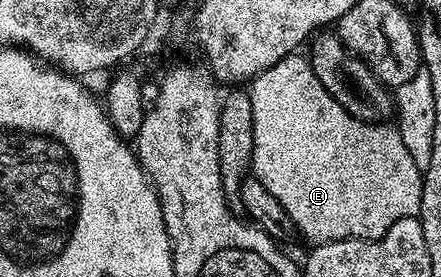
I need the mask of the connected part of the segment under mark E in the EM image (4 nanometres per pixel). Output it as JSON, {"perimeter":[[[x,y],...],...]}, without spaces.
{"perimeter":[[[300,52],[288,54],[282,60],[278,60],[278,64],[266,68],[266,72],[257,74],[255,78],[251,79],[250,93],[254,108],[254,152],[252,153],[251,173],[265,186],[266,191],[274,196],[279,204],[282,204],[282,208],[286,215],[290,216],[295,229],[300,234],[304,233],[309,238],[309,243],[333,242],[343,238],[381,238],[390,227],[398,224],[398,220],[415,218],[419,215],[422,204],[422,188],[424,187],[423,173],[418,168],[418,164],[414,164],[414,159],[411,158],[406,144],[402,144],[402,136],[395,125],[384,122],[363,122],[350,112],[346,112],[346,108],[342,108],[342,104],[338,104],[338,100],[334,100],[334,96],[330,96],[330,92],[326,92],[322,80],[318,80],[318,76],[314,76],[311,61],[305,55],[303,58],[302,55],[303,53]]]}

